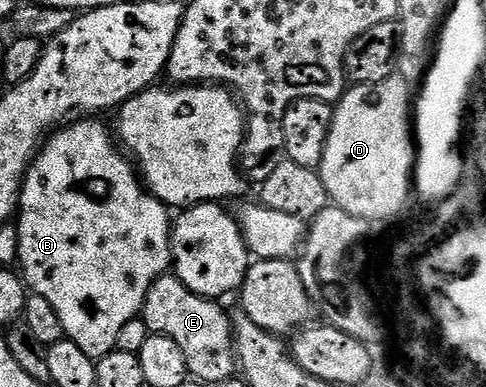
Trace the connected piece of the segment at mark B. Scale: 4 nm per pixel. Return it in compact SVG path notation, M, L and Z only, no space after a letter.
M78 118L47 135L34 161L30 163L26 177L22 180L22 193L18 199L18 211L16 213L17 263L22 264L20 275L26 281L27 289L33 295L45 298L51 304L52 310L56 310L57 316L60 317L60 326L64 326L65 339L76 342L76 346L80 346L80 350L84 350L84 354L88 354L96 362L117 349L120 330L124 330L124 326L128 326L128 322L139 319L148 290L161 276L167 275L172 268L171 209L162 201L156 199L147 189L145 183L140 179L135 165L128 159L127 153L116 143L116 136L111 125L109 128L108 125L101 124L98 120L101 119Z

